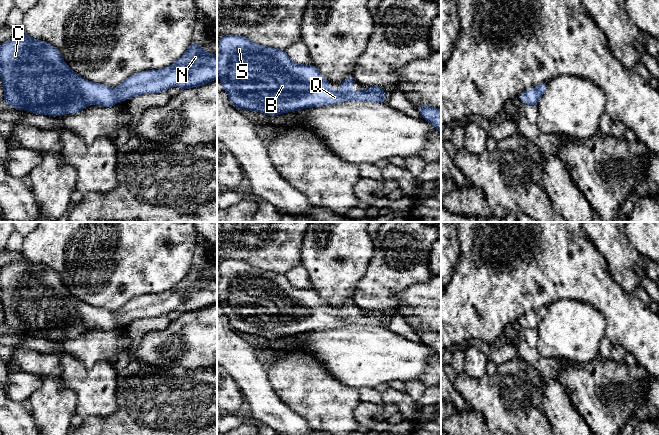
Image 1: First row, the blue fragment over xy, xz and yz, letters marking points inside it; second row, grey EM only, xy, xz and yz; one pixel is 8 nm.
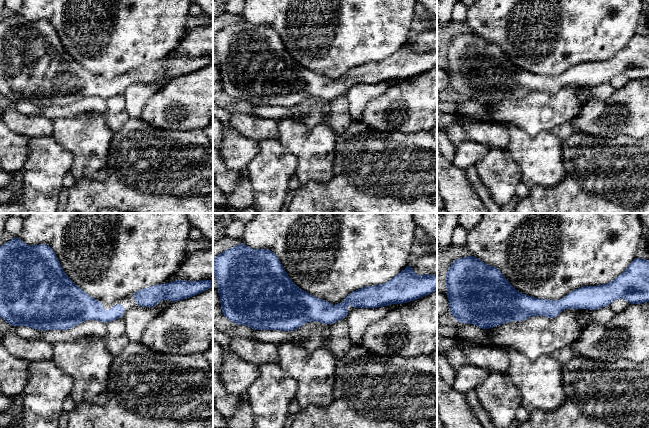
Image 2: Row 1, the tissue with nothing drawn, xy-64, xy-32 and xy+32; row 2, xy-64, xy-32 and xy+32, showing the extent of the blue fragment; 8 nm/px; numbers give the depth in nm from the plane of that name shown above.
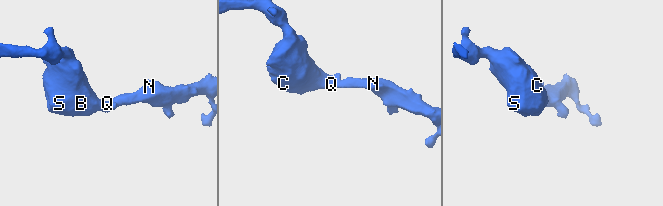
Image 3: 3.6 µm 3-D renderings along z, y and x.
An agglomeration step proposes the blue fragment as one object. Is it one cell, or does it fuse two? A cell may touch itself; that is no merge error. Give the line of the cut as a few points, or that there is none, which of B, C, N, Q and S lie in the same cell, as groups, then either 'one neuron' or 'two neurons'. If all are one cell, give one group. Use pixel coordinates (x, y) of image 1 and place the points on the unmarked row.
cut none; groups B C N Q S; one neuron

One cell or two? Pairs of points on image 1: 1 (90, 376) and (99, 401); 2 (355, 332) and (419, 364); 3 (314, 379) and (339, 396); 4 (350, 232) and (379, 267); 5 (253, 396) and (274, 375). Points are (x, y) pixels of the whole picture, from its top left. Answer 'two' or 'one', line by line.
1: one
2: one
3: one
4: two
5: two

